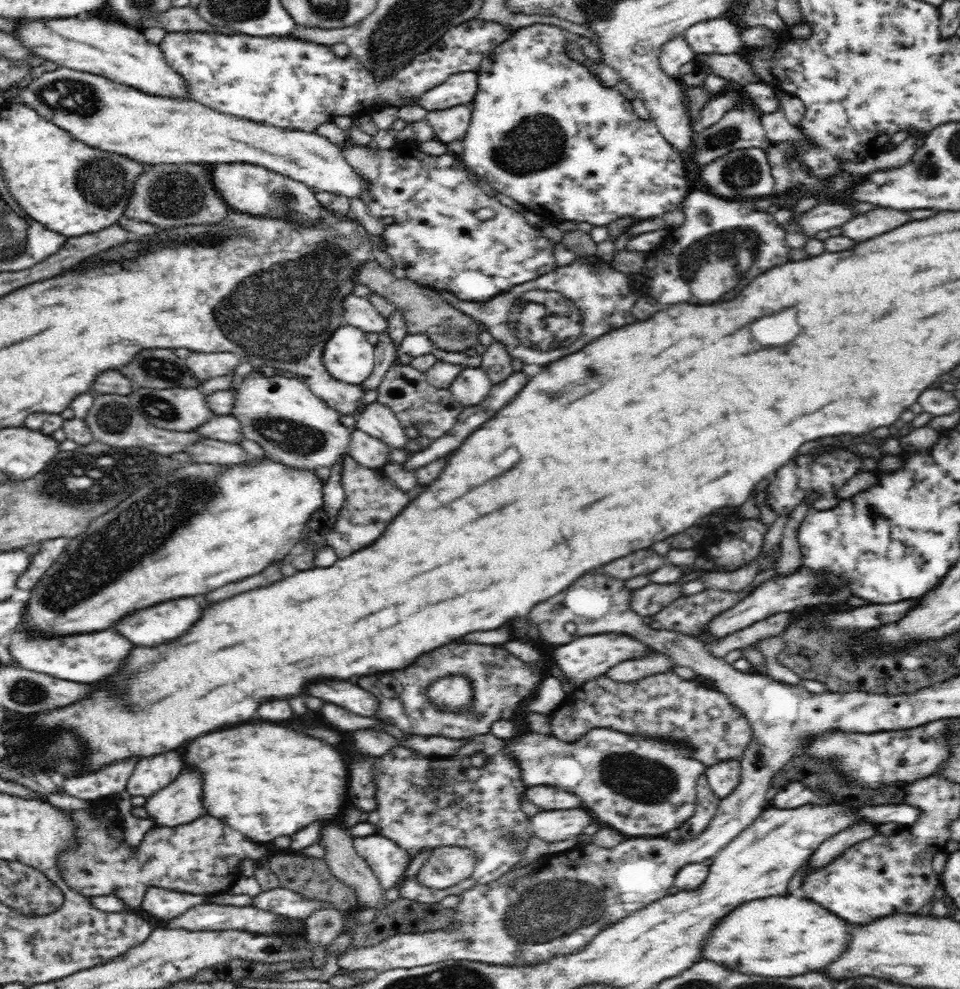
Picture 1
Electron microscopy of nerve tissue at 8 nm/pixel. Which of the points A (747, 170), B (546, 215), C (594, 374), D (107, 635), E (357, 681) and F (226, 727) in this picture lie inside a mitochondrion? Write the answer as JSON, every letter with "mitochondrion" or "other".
{"A":"mitochondrion","B":"other","C":"mitochondrion","D":"other","E":"other","F":"other"}

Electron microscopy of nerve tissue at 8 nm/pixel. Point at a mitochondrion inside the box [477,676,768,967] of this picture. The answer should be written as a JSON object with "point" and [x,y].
{"point":[553,906]}

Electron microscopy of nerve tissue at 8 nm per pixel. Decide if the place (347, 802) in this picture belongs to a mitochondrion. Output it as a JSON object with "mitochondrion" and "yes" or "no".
{"mitochondrion":"no"}

